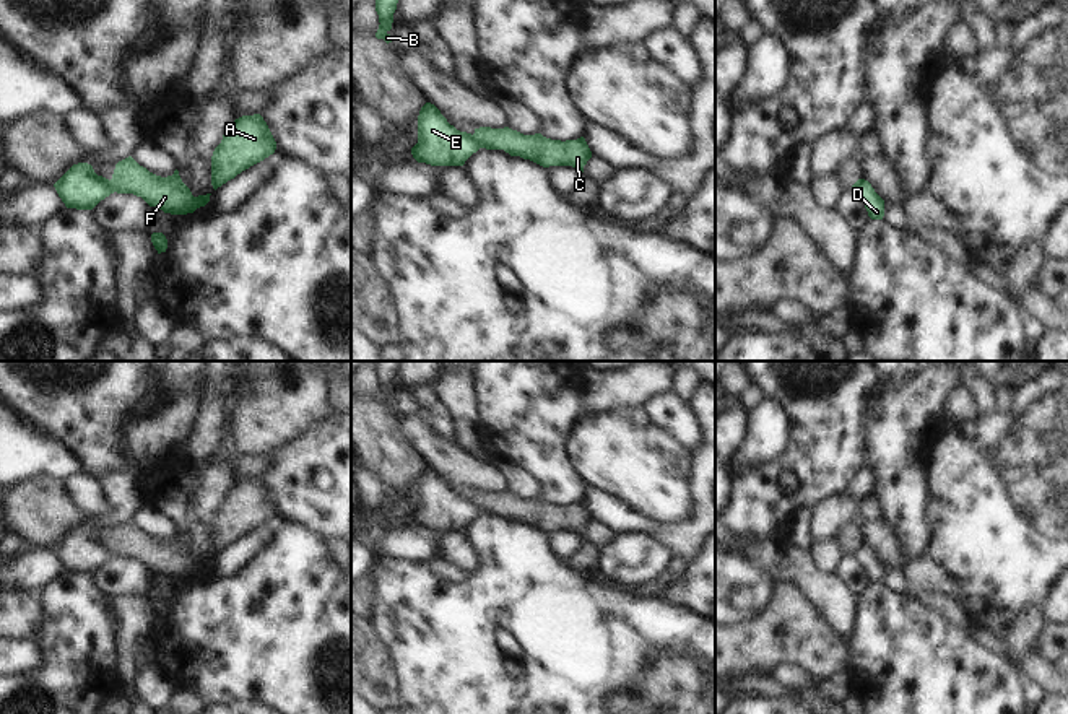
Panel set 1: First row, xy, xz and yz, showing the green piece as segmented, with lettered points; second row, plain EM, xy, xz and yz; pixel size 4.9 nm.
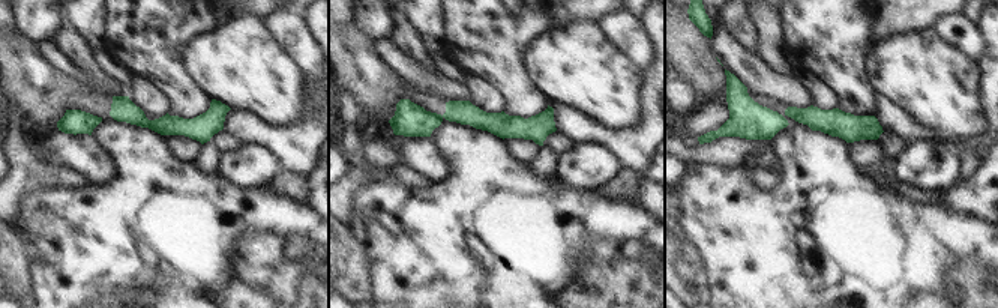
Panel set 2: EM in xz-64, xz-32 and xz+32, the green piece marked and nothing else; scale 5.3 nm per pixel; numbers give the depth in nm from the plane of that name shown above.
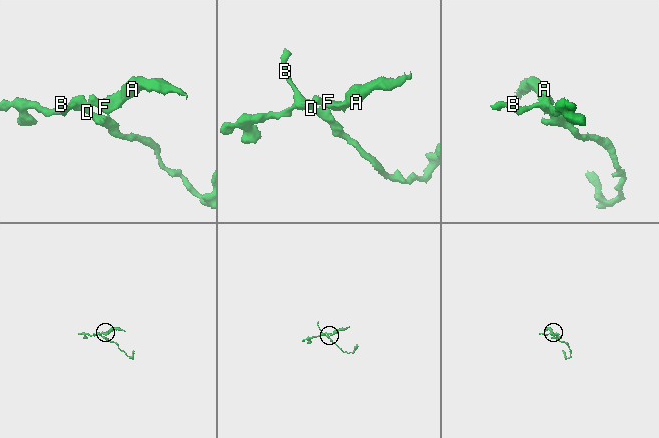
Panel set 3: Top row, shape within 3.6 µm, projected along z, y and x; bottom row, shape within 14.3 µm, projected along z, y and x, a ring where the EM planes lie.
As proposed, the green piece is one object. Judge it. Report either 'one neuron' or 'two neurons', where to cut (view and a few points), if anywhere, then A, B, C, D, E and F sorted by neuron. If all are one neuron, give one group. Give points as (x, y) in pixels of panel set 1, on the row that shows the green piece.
two neurons; cut in xz along (472, 135), (481, 147); A C F / B D E

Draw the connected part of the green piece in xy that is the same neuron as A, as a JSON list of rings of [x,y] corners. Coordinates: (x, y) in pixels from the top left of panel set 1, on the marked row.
[[[260,114],[236,119],[211,156],[211,185],[216,190],[242,171],[263,161],[276,141]]]

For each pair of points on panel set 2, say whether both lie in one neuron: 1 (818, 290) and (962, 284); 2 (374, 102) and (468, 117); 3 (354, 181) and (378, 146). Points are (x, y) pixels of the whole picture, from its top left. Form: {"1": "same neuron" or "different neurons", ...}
{"1": "same neuron", "2": "same neuron", "3": "different neurons"}

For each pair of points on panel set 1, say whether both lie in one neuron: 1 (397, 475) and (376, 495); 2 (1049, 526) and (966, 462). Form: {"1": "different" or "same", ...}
{"1": "different", "2": "same"}

